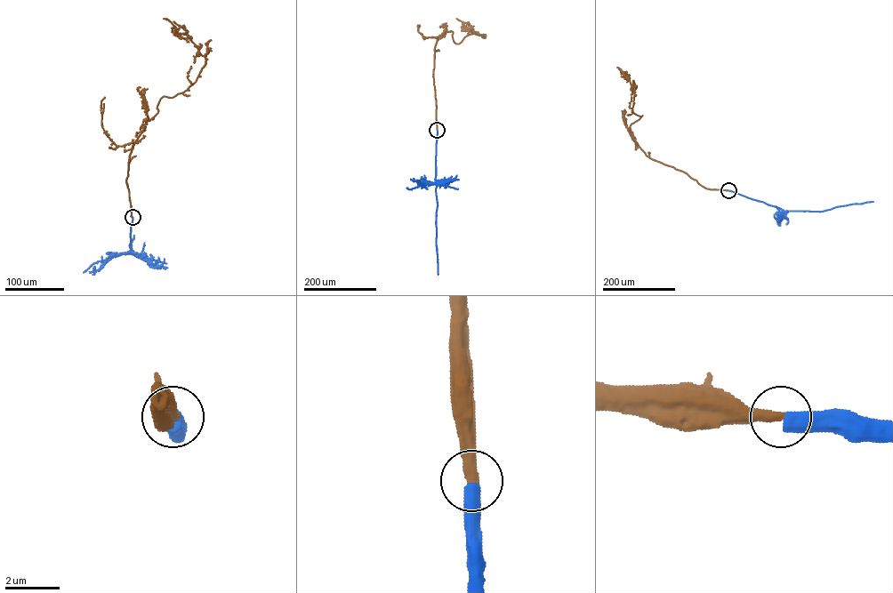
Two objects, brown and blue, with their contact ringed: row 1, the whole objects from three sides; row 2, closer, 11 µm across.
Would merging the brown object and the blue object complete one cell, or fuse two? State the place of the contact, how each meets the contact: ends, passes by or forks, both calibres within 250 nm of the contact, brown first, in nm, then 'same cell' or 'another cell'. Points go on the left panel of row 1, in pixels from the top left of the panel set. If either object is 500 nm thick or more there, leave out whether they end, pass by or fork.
place (132, 217); calibres 420 and 550 nm; same cell

